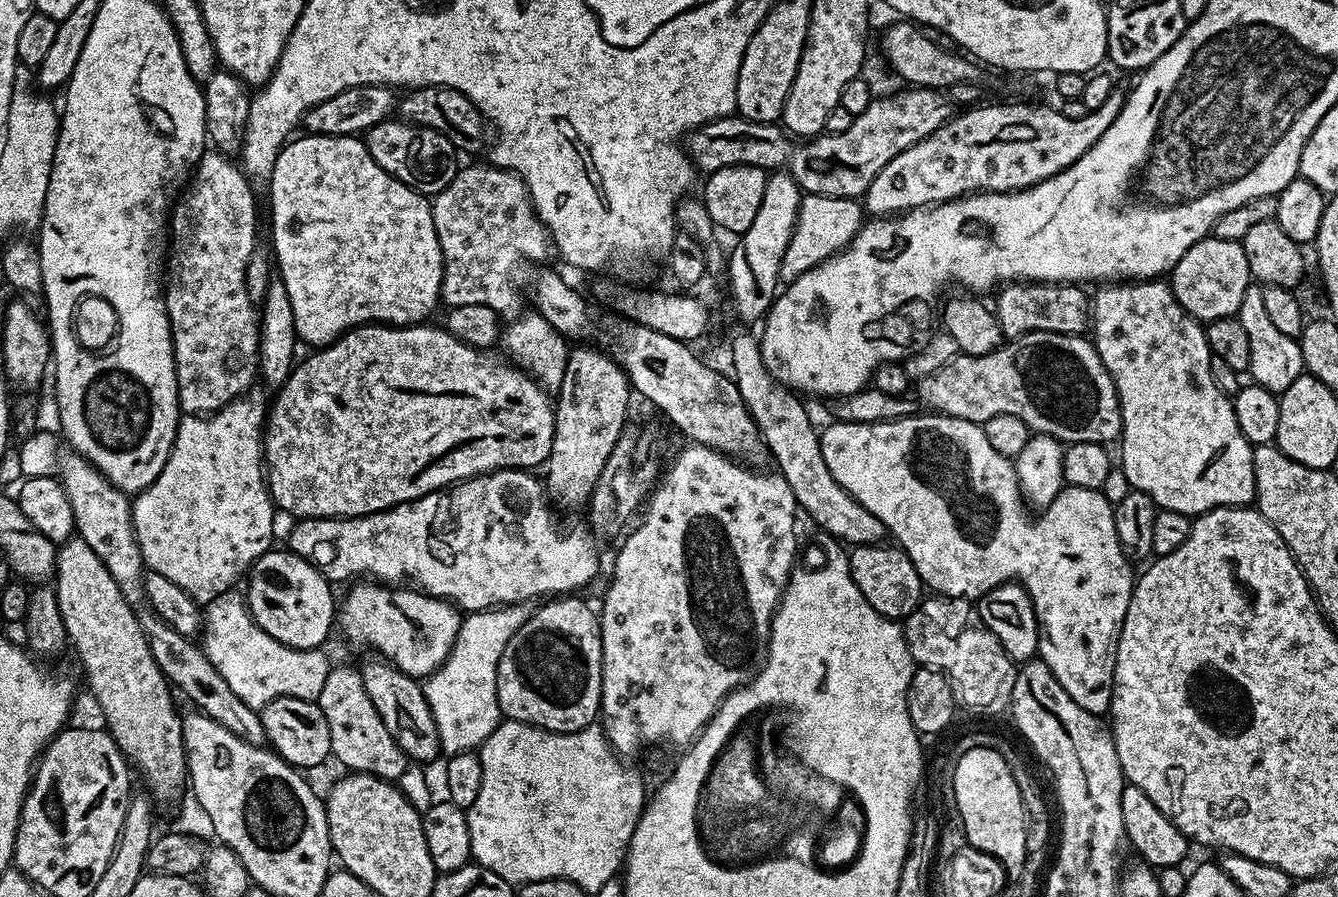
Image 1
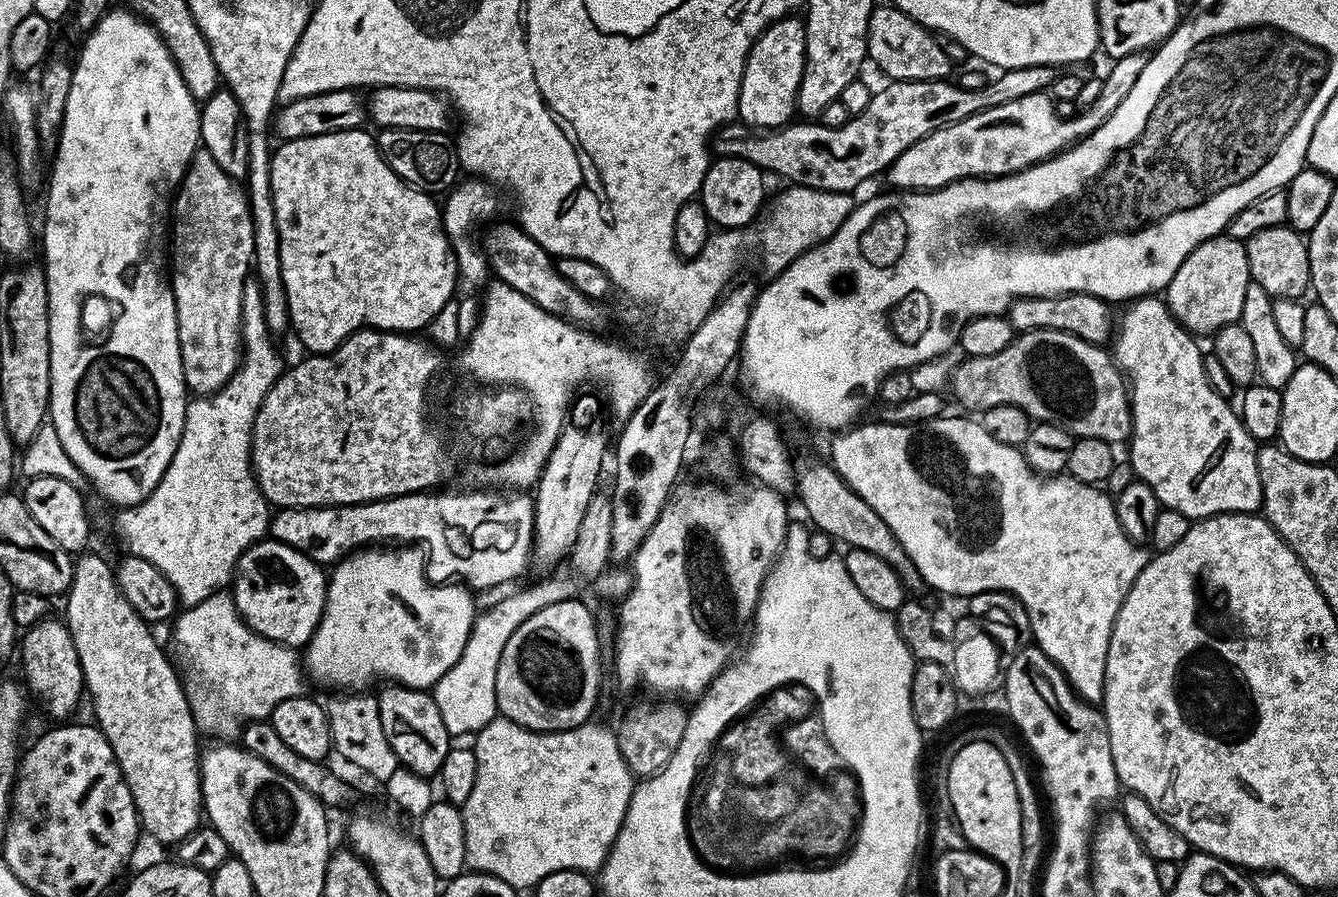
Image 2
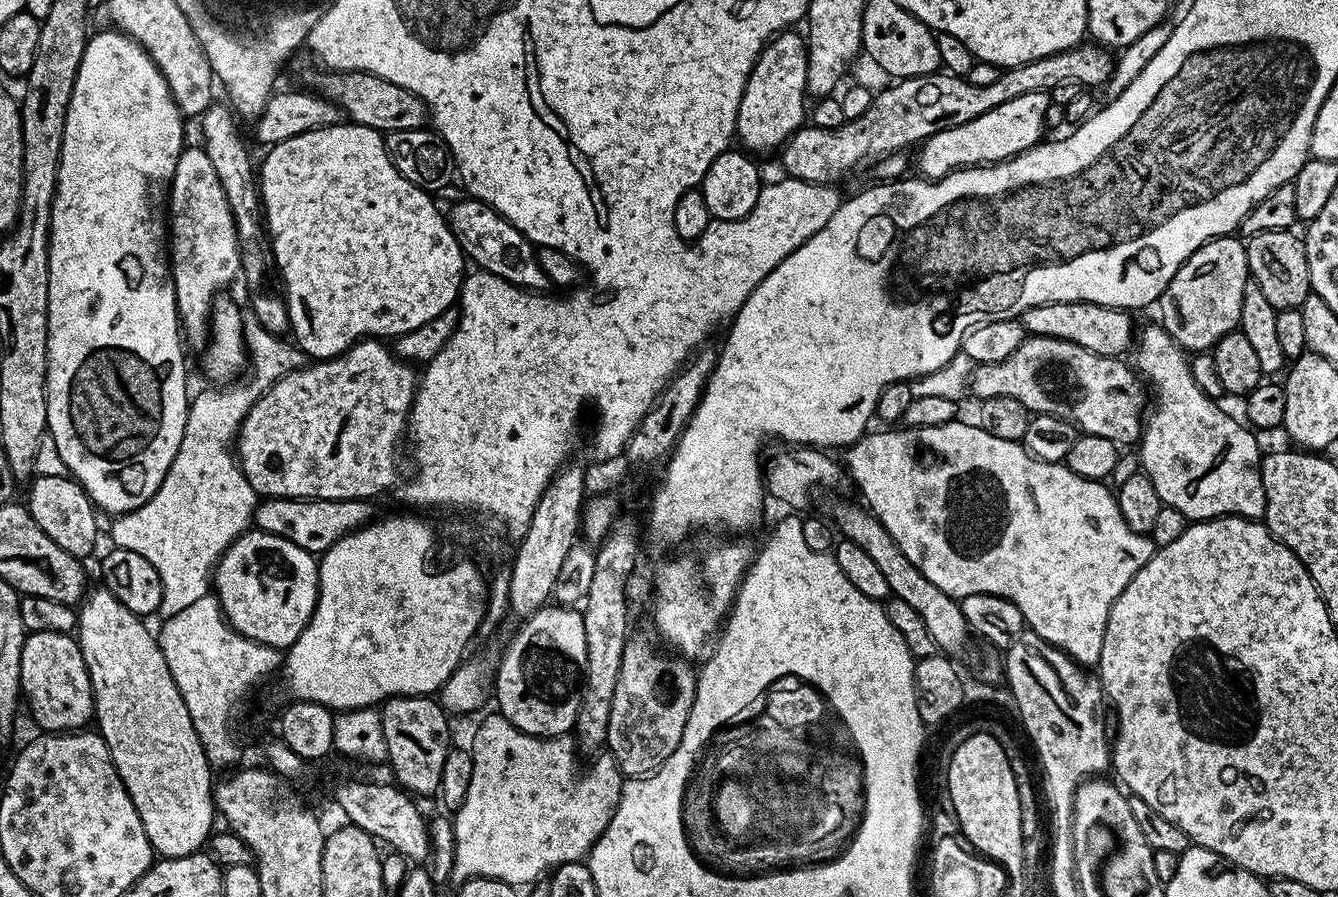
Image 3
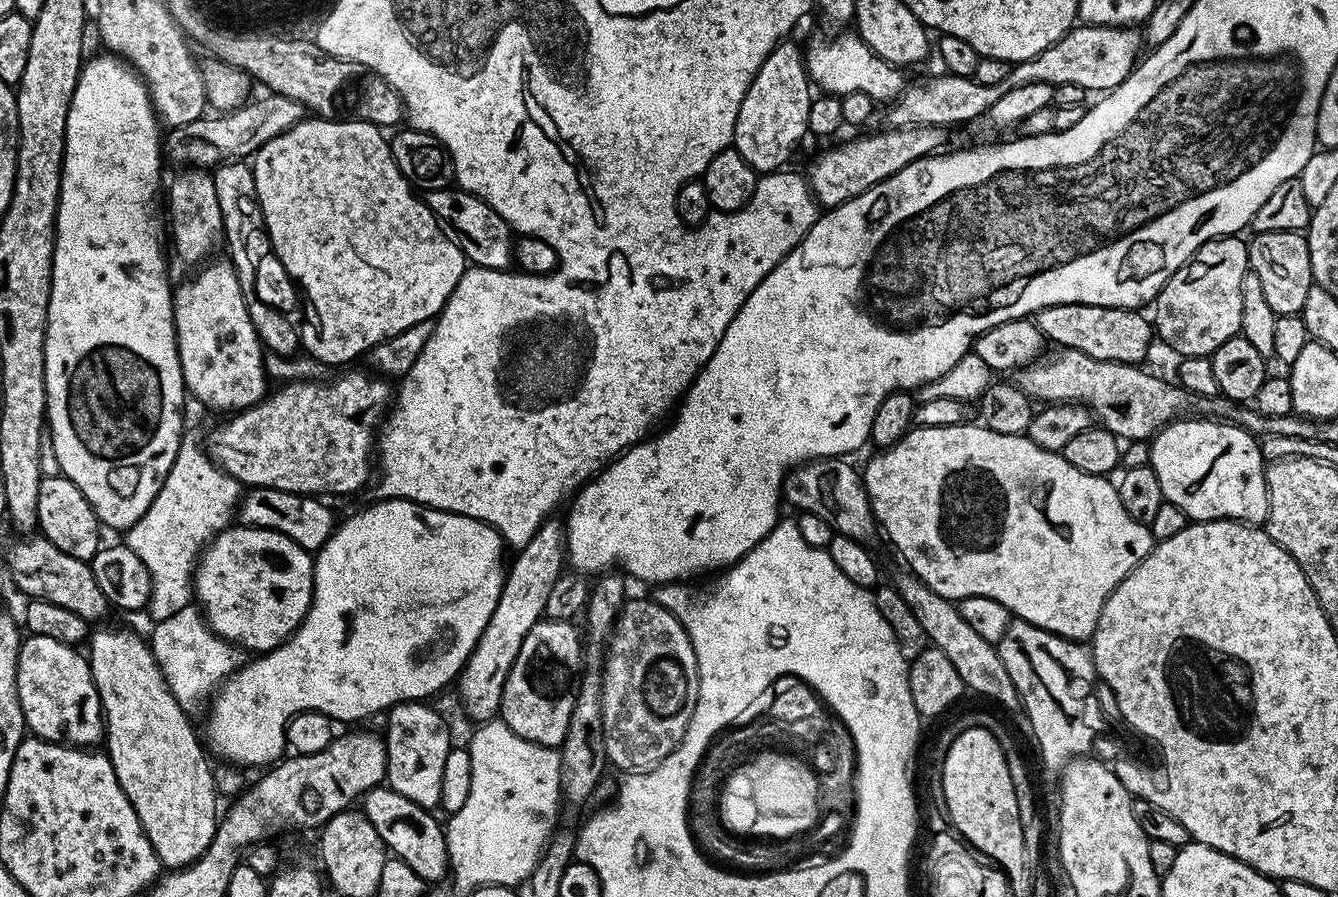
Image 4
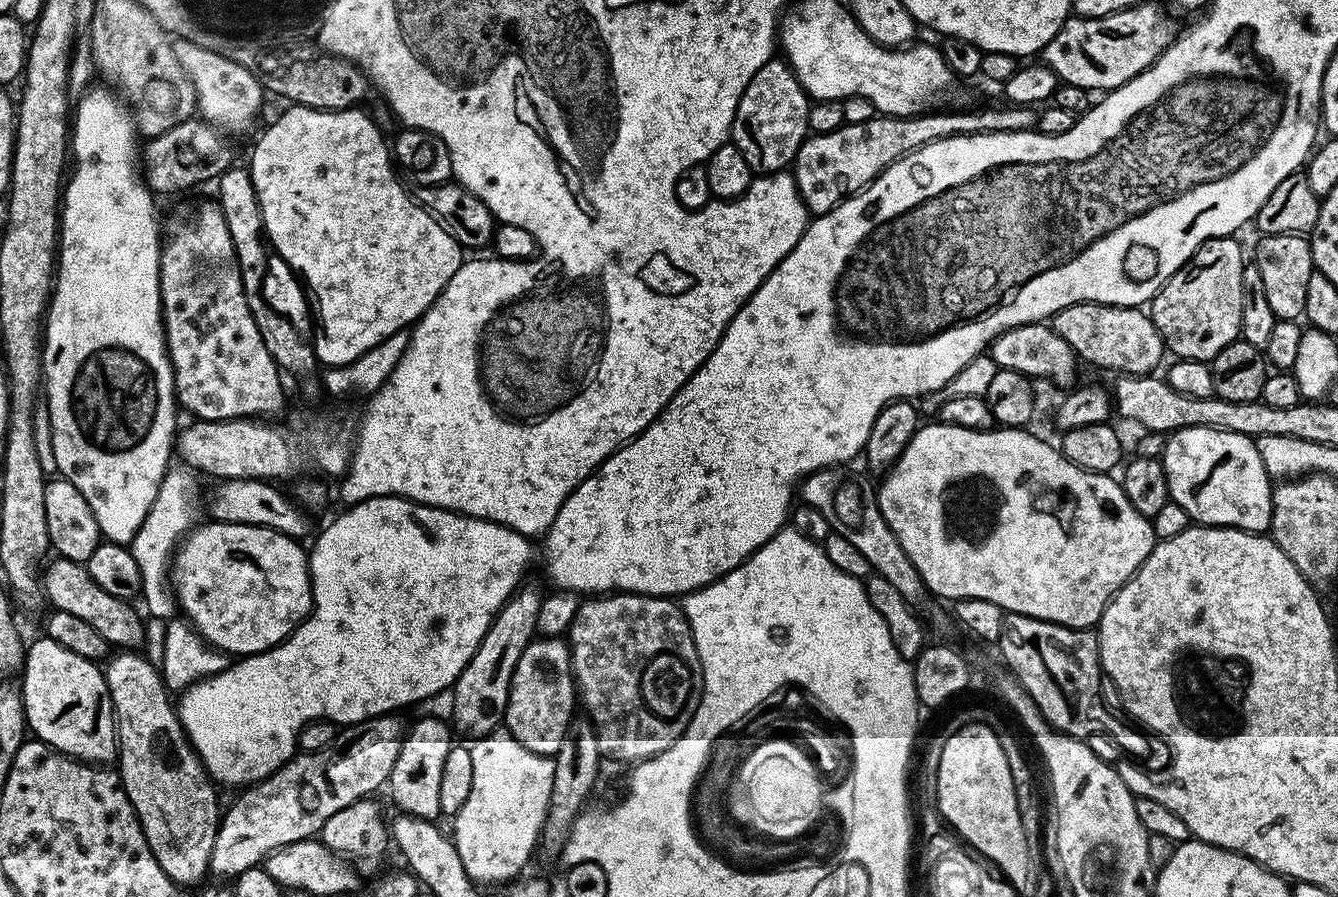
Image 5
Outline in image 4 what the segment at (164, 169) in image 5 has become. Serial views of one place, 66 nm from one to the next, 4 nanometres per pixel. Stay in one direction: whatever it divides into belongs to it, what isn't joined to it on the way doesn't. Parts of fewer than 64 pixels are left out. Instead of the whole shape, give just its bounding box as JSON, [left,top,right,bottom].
[162,94,306,170]

